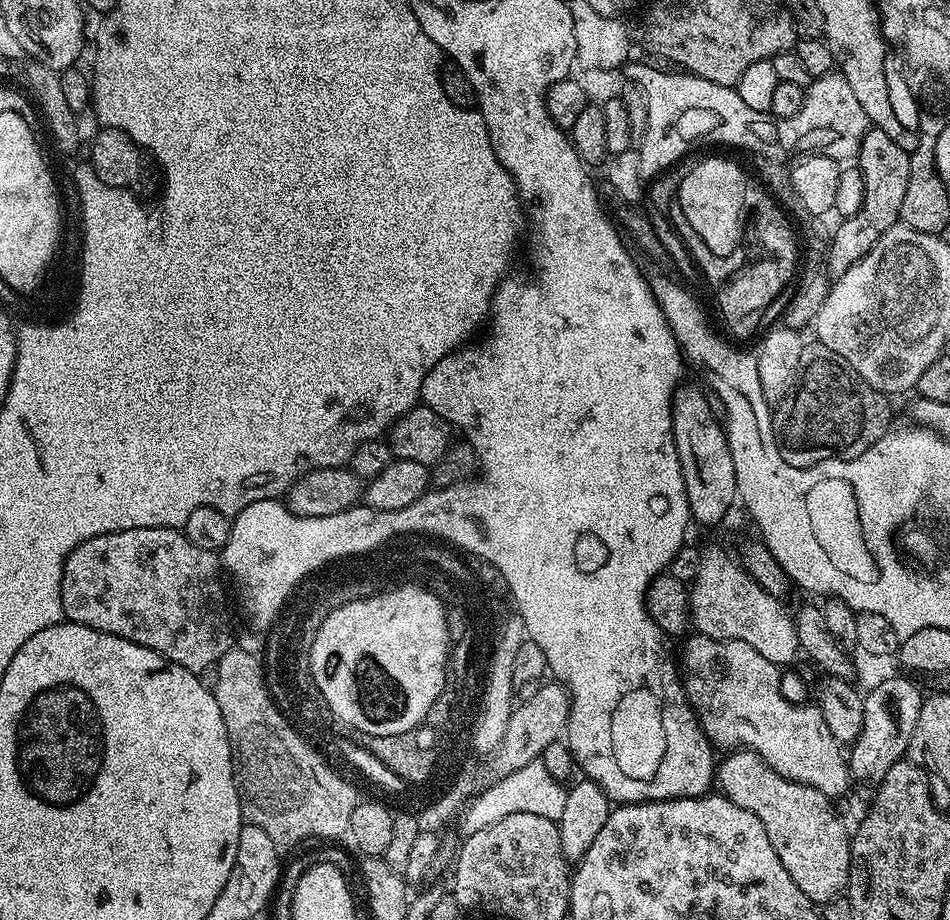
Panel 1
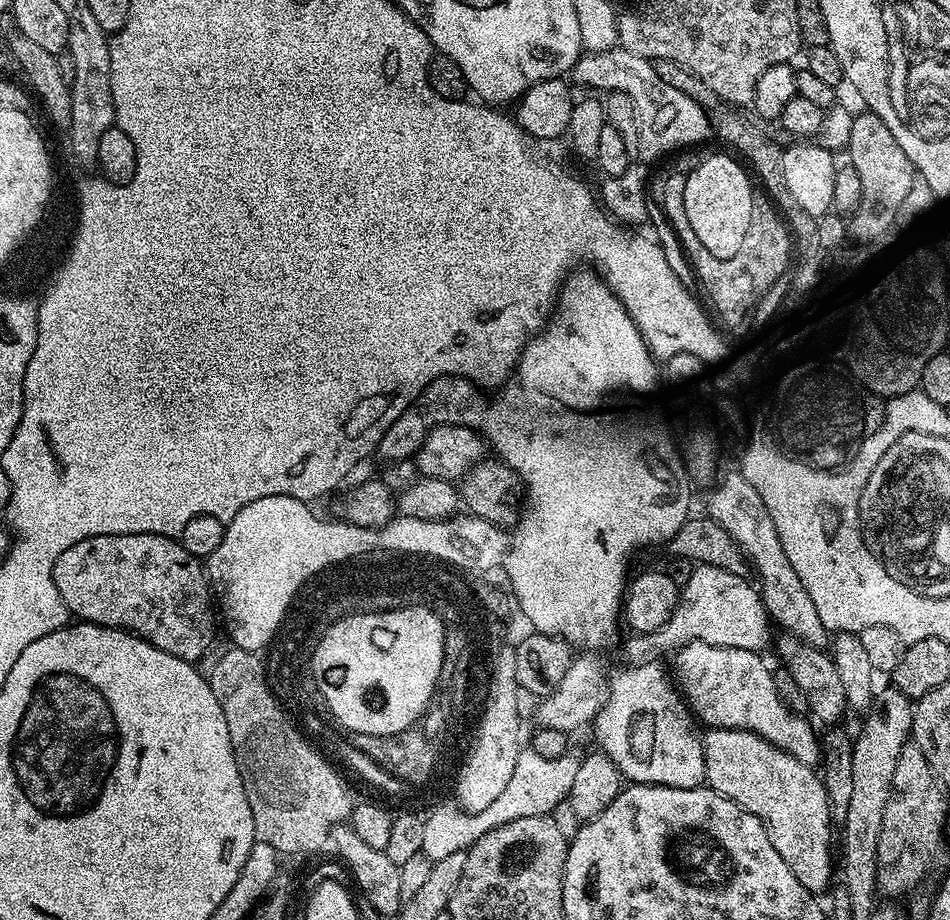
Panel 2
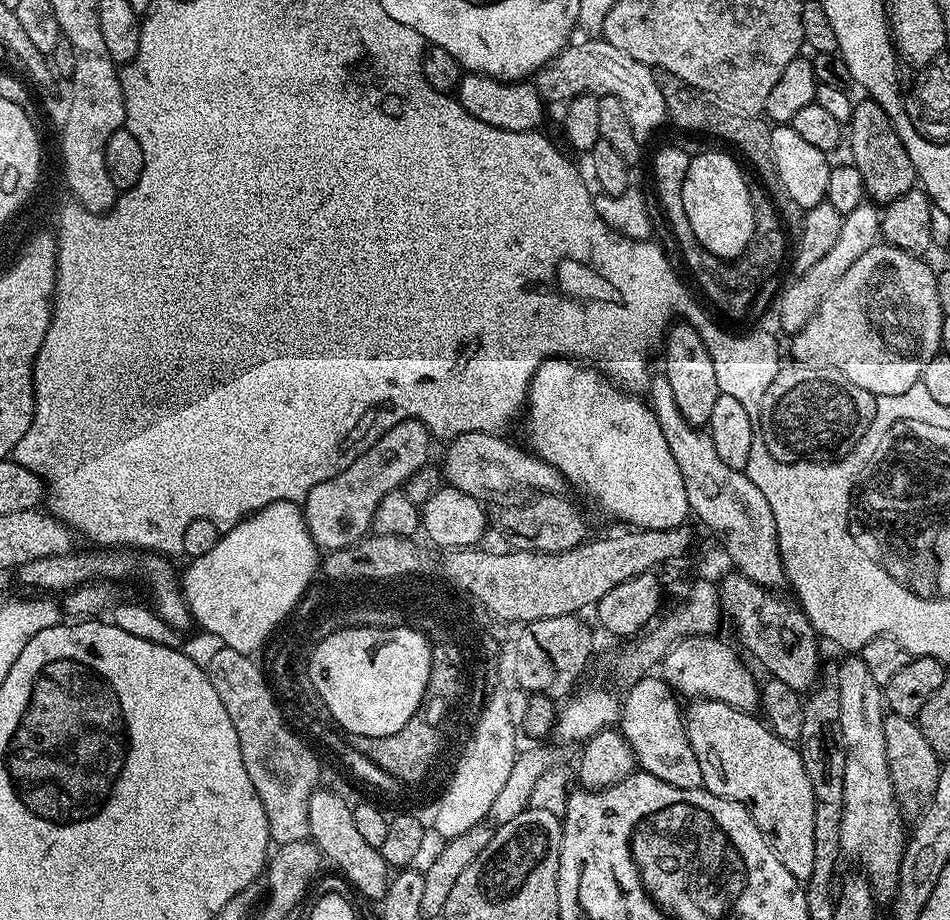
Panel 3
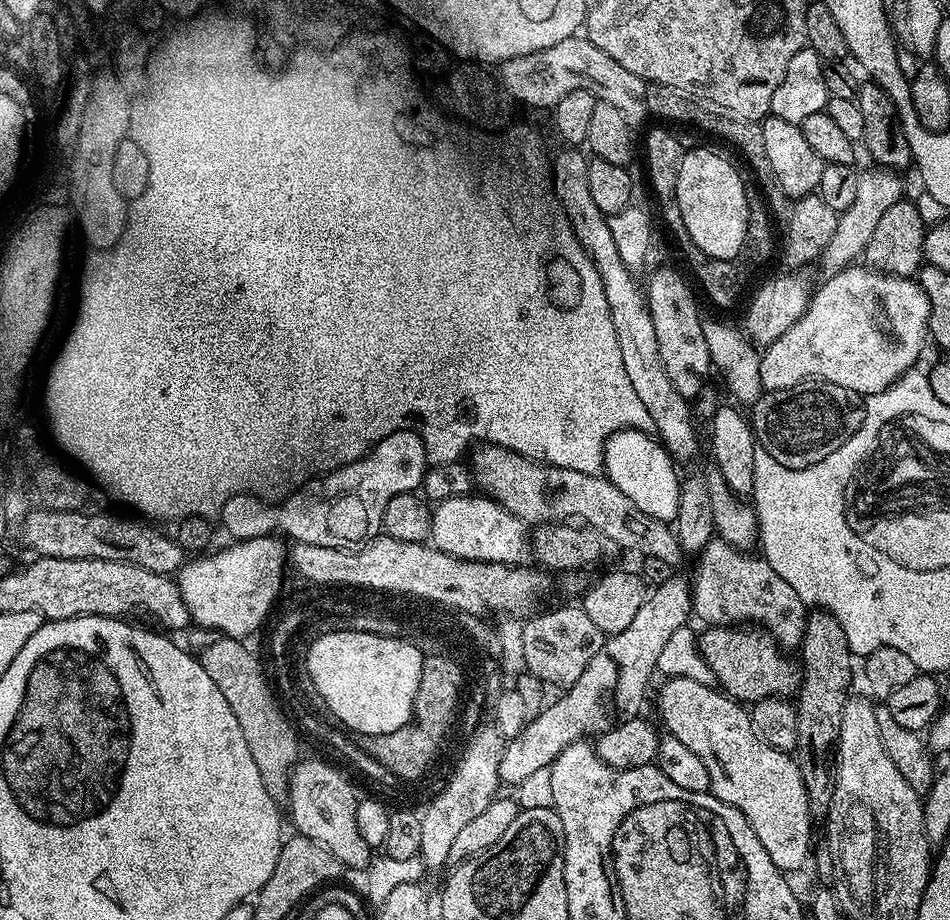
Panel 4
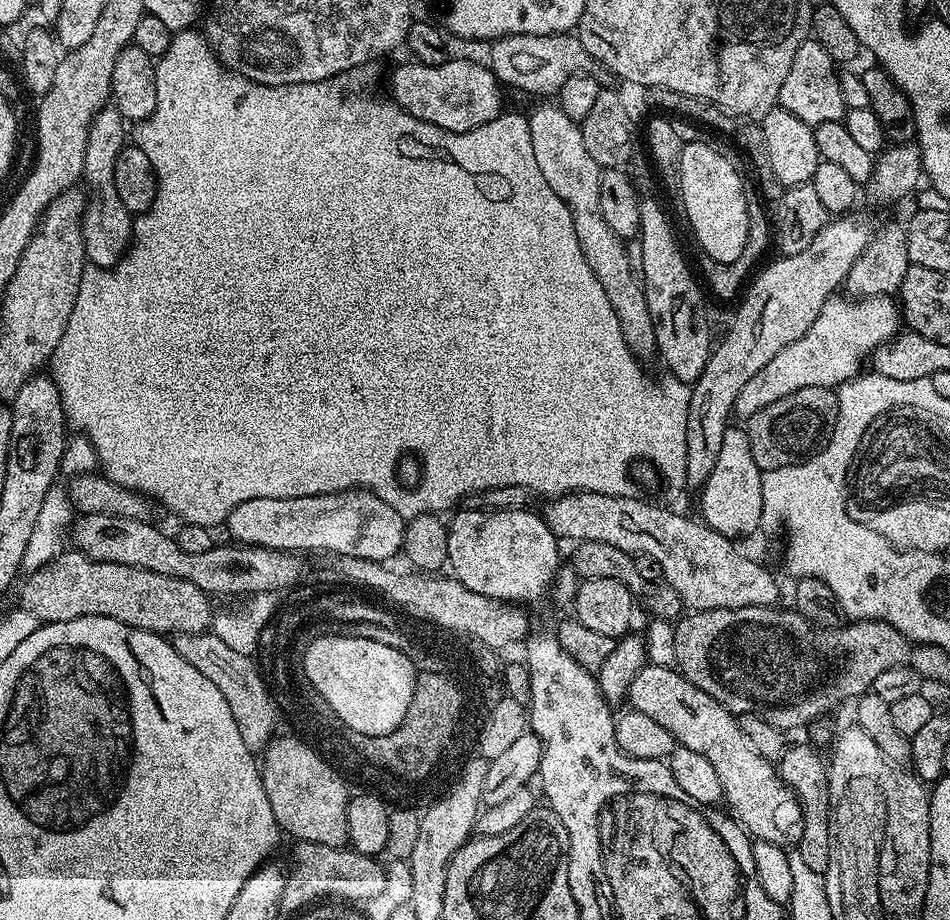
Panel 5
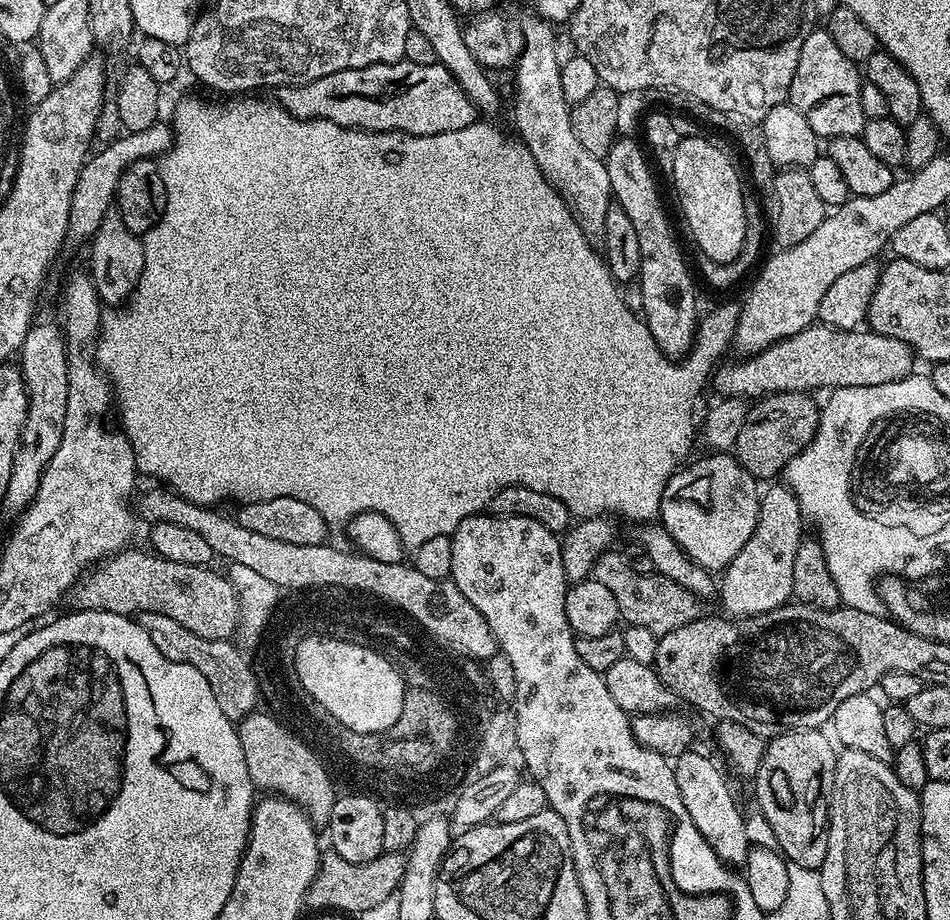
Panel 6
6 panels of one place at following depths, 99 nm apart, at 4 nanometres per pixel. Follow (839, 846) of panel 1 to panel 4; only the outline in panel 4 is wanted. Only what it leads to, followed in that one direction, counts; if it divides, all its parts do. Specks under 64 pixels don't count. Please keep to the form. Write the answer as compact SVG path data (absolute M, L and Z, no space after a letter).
M667 677L663 681L660 693L656 696L656 708L660 711L659 723L665 724L667 735L678 738L686 750L698 754L702 758L702 766L706 766L706 774L710 774L710 791L724 804L740 809L740 813L750 822L754 834L758 834L758 842L766 846L766 854L770 854L770 862L778 866L781 872L793 874L804 863L809 863L813 851L812 823L814 817L810 810L810 802L806 794L806 786L802 782L800 767L789 753L770 746L759 736L752 725L749 709L741 701L724 695L719 687L702 682L694 682L694 678Z

